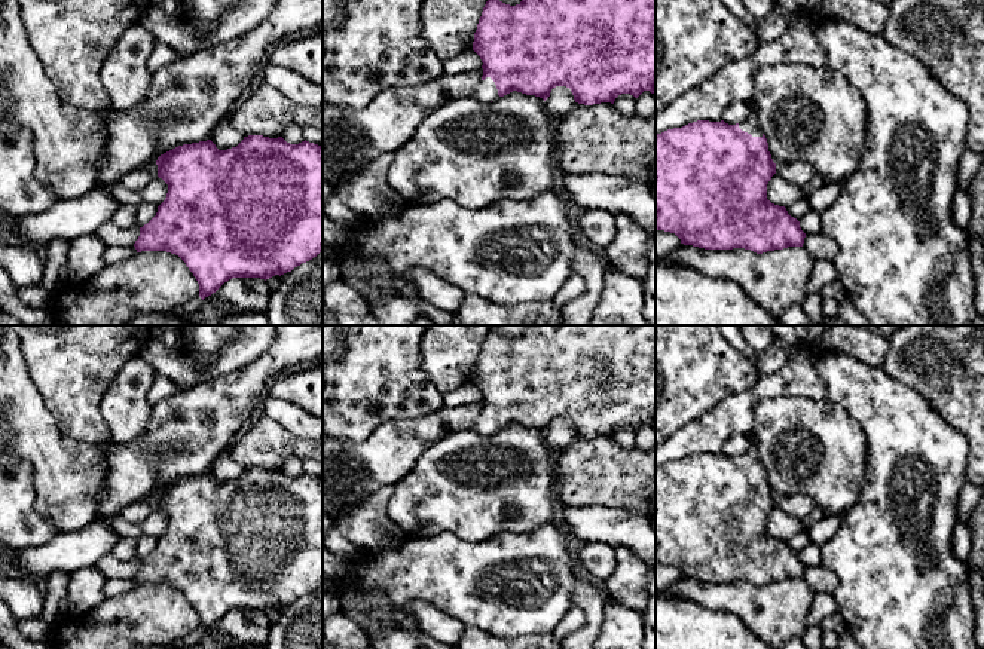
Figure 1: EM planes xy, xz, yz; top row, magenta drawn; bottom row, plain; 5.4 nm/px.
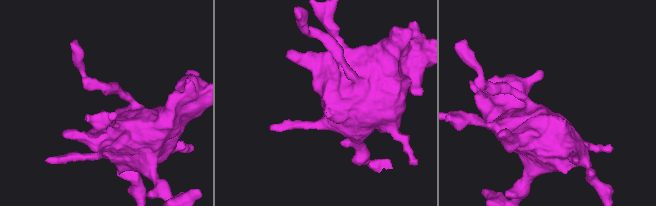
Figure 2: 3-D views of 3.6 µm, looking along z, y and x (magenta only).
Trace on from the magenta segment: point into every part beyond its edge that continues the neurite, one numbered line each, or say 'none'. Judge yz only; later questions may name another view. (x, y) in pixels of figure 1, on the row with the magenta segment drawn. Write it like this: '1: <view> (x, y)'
1: yz (749, 124)

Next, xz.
1: xz (486, 91)

